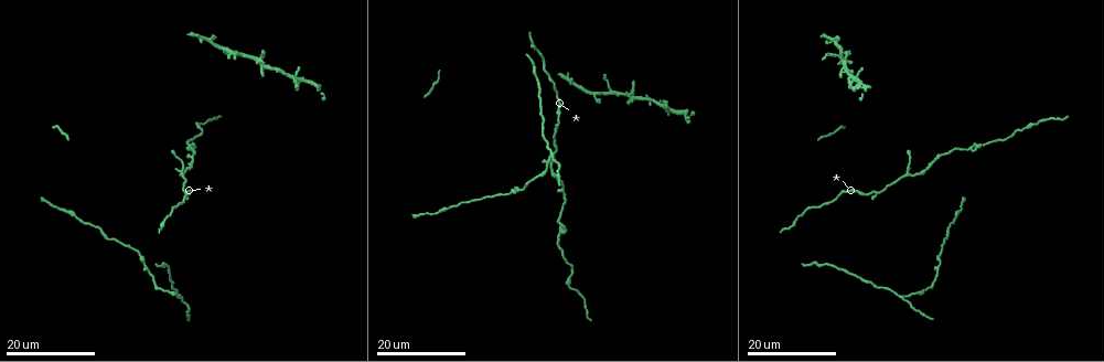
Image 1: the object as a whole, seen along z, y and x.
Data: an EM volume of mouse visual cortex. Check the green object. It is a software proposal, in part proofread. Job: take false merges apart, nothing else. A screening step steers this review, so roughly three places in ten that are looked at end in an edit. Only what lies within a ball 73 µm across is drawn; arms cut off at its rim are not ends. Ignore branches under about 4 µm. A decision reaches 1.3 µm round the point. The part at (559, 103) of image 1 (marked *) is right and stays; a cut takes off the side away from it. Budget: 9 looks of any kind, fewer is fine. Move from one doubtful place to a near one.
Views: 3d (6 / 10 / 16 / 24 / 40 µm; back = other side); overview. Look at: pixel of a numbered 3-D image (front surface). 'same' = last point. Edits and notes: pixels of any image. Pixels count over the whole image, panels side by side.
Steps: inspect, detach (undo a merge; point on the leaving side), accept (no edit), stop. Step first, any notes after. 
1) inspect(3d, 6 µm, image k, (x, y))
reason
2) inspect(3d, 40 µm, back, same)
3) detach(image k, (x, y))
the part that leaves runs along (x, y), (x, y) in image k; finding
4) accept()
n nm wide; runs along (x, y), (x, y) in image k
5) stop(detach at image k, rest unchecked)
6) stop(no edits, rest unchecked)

inspect(3d, 24 µm, image 1, (906, 173))
four-way junction

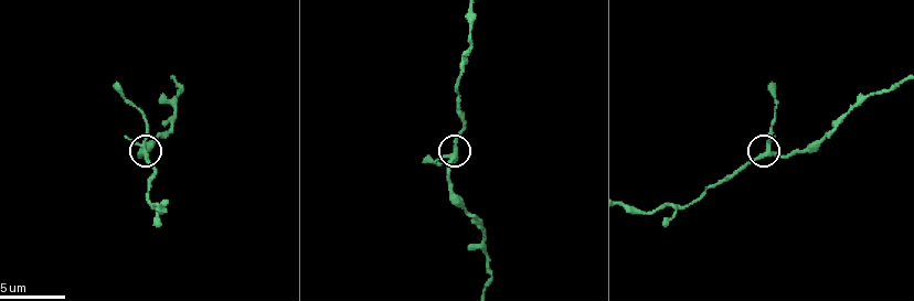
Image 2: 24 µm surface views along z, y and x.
inspect(3d, 6 µm, image 2, (767, 147))

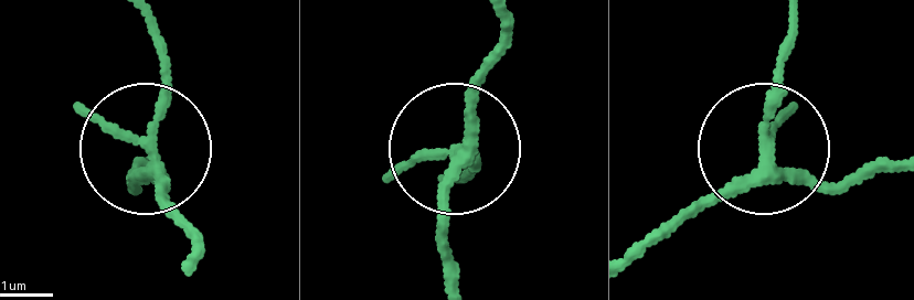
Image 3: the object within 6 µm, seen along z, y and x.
accept()
4 arms; runs along (638, 259), (757, 168), (836, 181), (889, 172) in image 3; one neuron here

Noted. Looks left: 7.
inspect(3d, 10 µm, image 2, (865, 94))
side arm on a straight run

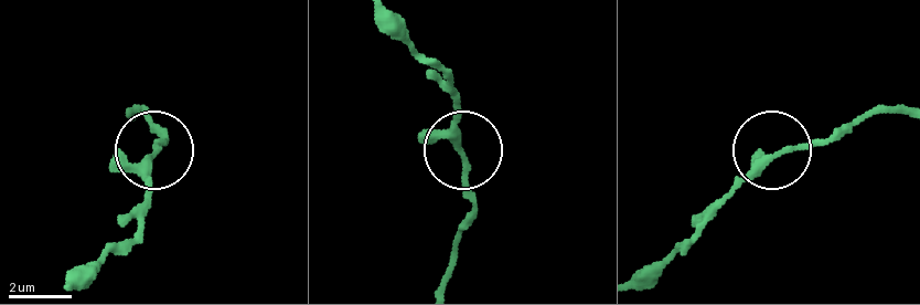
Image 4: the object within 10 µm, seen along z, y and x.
accept()
3 arms; continuous, no second neuron

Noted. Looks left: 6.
inspect(3d, 24 µm, image 1, (971, 146))
thick turns thin

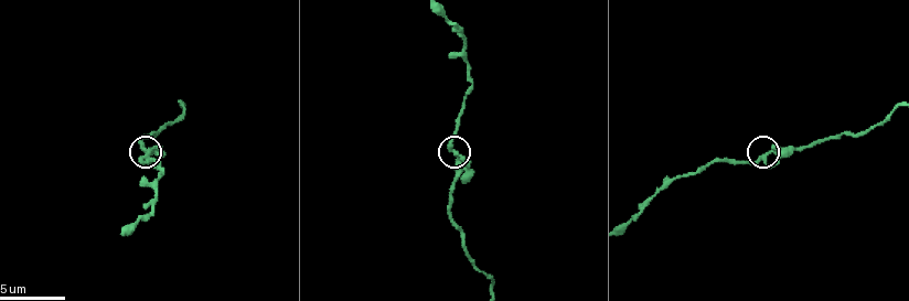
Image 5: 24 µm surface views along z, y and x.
inspect(3d, 6 µm, image 5, (141, 159))
closer look

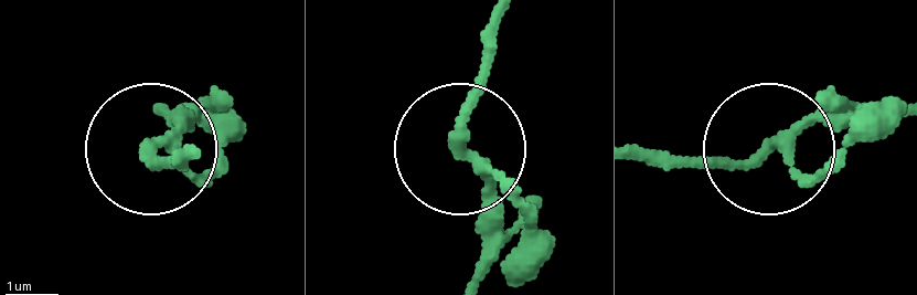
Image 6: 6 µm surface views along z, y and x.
inspect(3d, 6 µm, back, image 6, (469, 153))

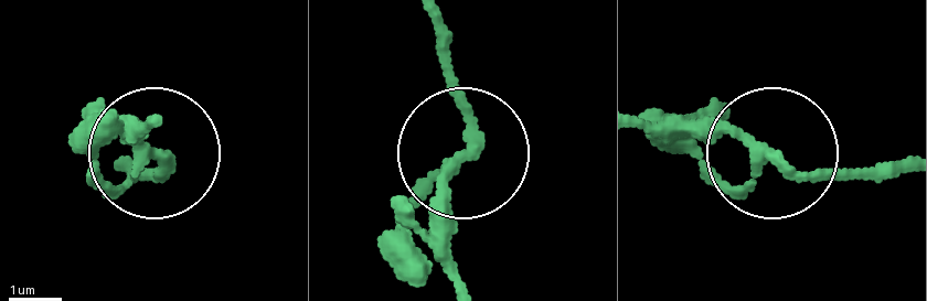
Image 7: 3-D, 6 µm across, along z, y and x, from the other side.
accept()
3 arms; one neuron here

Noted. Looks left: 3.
inspect(3d, 16 µm, image 1, (224, 49))
arms part here

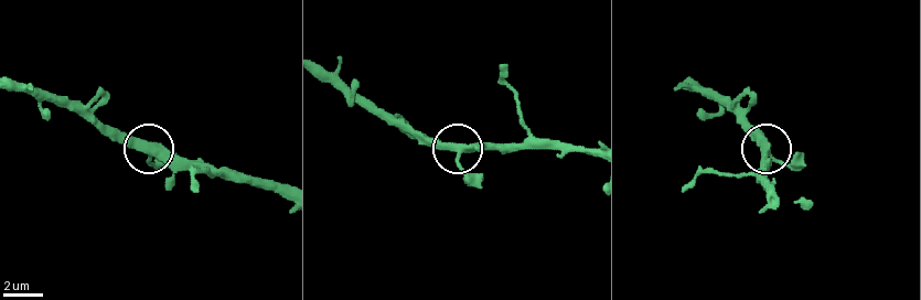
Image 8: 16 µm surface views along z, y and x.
inspect(3d, 6 µm, image 8, (147, 150))

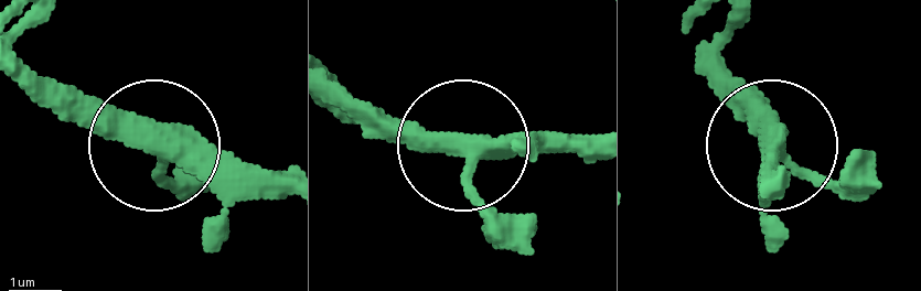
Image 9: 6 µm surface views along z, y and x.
accept()
380 nm wide; one neuron here

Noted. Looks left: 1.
stop(no edits, rest unchecked)

